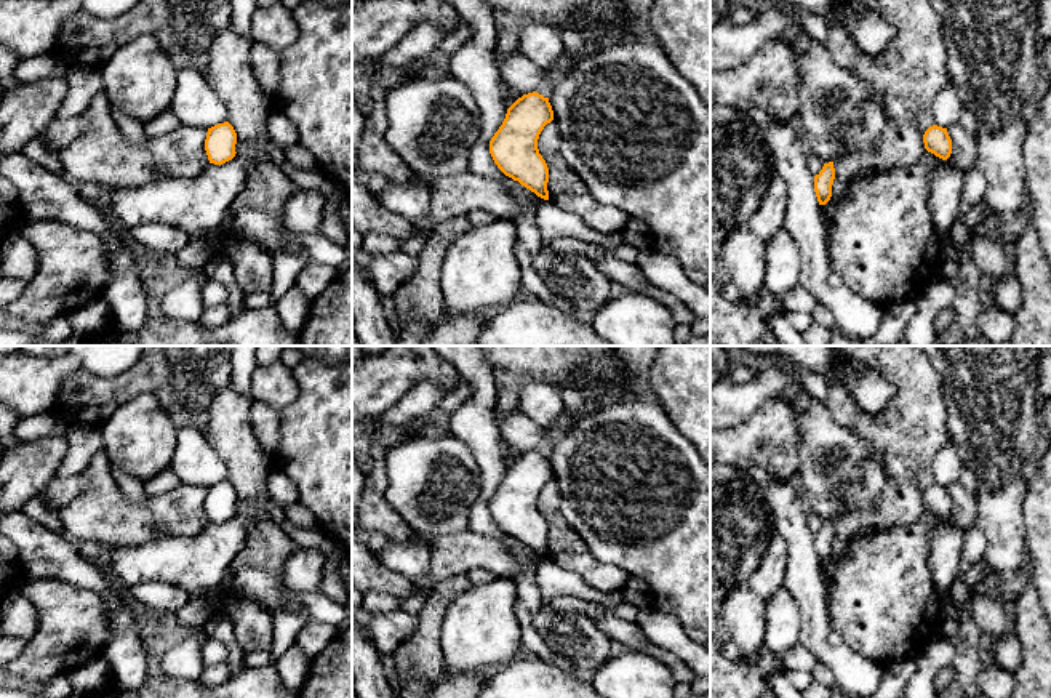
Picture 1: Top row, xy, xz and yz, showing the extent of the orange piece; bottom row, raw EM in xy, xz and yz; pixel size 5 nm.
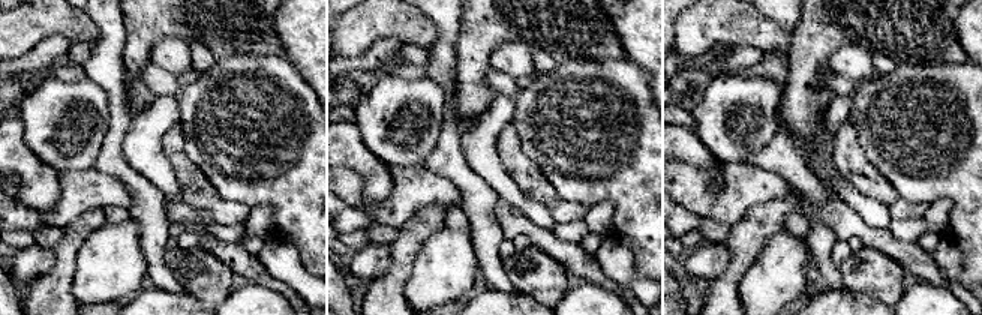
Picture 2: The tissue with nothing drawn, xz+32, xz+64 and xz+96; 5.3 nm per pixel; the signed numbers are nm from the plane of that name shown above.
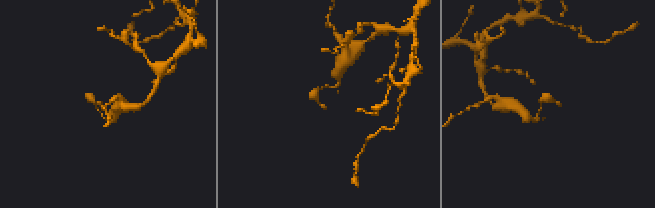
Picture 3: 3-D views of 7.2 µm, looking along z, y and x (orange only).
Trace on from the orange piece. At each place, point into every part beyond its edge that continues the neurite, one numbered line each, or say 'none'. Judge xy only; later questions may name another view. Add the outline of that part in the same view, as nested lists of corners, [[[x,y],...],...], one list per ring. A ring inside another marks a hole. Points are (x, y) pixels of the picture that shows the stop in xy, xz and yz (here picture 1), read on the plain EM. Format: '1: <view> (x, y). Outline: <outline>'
1: xy (195, 463). Outline: [[[192,426],[178,429],[170,467],[184,485],[211,487],[227,480],[227,466],[208,445],[203,434]]]

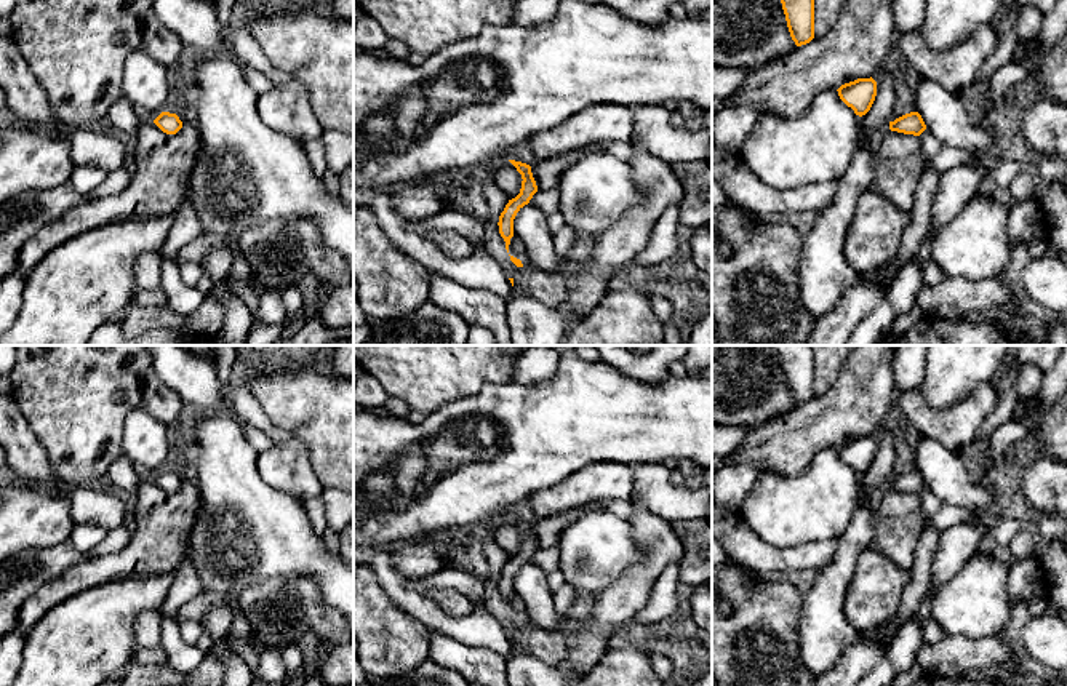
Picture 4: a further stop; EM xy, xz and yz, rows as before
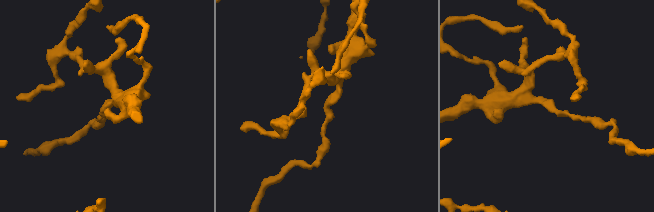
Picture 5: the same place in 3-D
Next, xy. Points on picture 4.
none

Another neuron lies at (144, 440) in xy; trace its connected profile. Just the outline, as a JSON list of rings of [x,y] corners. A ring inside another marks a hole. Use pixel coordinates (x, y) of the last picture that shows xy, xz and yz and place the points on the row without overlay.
[[[134,408],[125,419],[122,446],[134,467],[162,469],[170,451],[166,425],[146,409]]]

